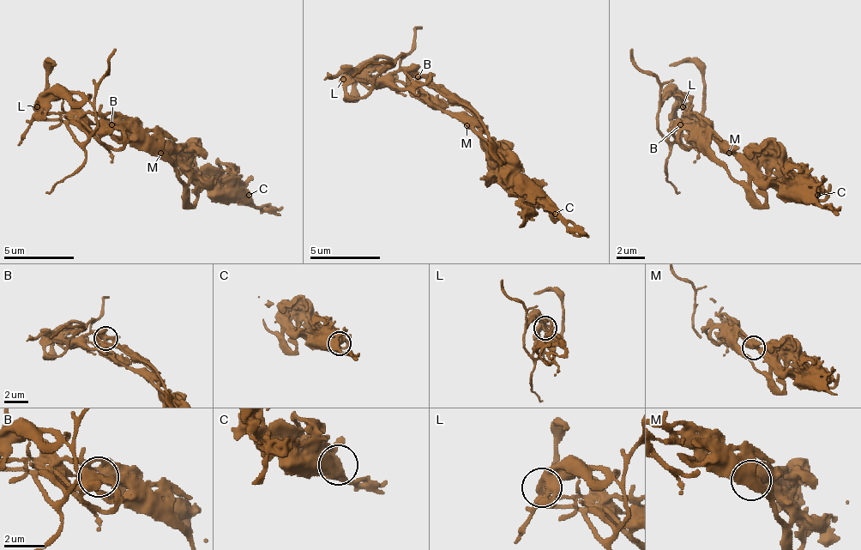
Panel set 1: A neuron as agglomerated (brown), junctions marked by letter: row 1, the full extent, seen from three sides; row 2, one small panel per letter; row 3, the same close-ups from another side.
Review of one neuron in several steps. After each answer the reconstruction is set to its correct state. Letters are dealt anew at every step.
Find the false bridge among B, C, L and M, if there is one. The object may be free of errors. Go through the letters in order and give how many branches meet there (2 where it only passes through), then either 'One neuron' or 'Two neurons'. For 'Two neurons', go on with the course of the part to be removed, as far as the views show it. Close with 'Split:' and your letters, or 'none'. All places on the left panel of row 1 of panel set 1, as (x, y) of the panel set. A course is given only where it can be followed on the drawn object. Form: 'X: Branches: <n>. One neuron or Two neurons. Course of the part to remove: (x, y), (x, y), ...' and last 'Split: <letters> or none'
B: Branches: 4. One neuron
C: Branches: 3. One neuron
L: Branches: 4. One neuron
M: Branches: 3. One neuron
Split: none

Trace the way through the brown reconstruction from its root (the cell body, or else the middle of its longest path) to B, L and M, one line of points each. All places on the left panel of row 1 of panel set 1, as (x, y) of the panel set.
B: (143, 139), (133, 132), (129, 124), (111, 124)
L: (143, 139), (125, 135), (118, 128), (90, 124), (76, 114), (59, 114), (55, 111), (41, 111), (38, 107)
M: (143, 139), (147, 139), (160, 153)

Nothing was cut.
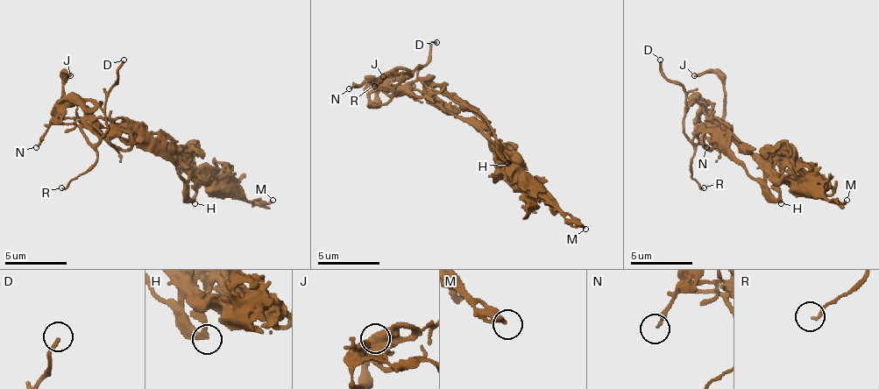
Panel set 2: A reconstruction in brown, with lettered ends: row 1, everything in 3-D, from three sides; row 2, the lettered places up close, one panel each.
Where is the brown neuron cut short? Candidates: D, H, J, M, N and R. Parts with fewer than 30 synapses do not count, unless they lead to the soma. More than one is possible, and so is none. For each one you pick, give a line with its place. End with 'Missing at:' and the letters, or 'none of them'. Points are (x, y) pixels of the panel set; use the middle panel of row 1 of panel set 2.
D: (436, 42)
Missing at: D

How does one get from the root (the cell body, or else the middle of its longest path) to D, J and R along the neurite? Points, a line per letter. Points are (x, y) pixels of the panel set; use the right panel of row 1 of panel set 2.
D: (734, 141), (716, 141), (700, 131), (691, 141), (684, 131), (684, 91), (662, 73), (660, 60)
J: (734, 141), (725, 131), (710, 125), (719, 125), (725, 119), (725, 85), (712, 73), (698, 73), (694, 75)
R: (734, 141), (716, 141), (700, 131), (694, 137), (691, 175), (704, 187)

